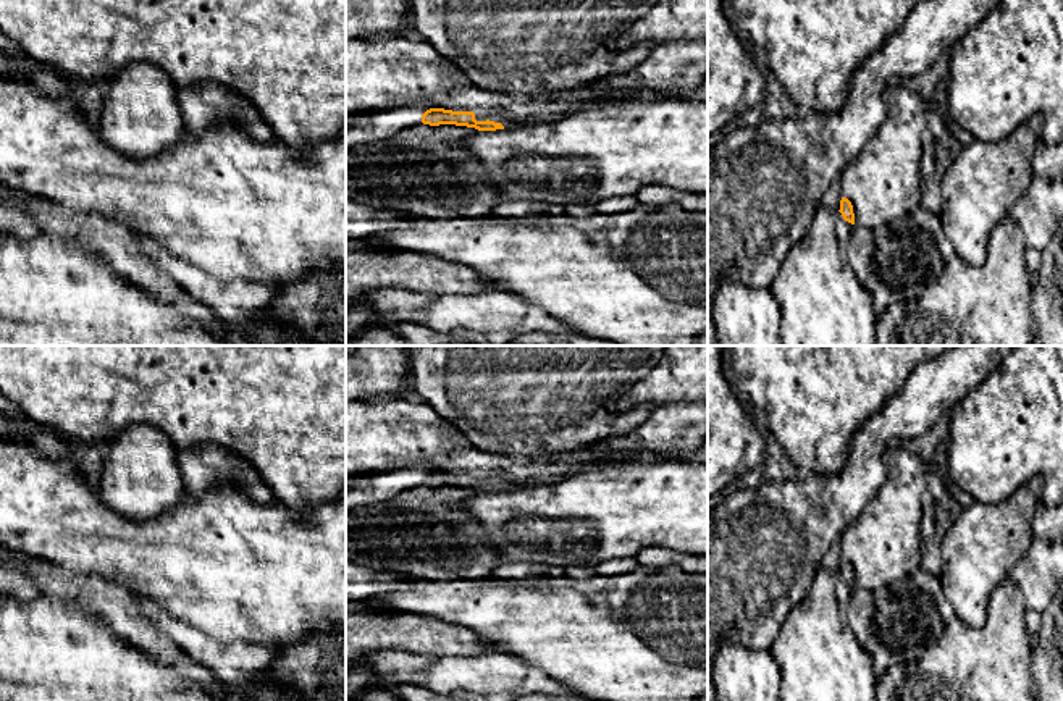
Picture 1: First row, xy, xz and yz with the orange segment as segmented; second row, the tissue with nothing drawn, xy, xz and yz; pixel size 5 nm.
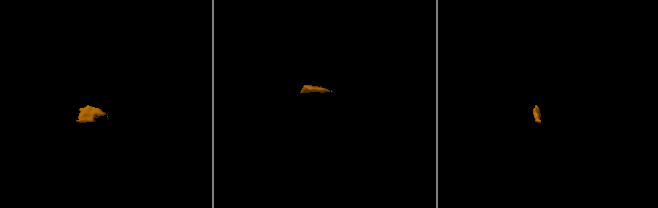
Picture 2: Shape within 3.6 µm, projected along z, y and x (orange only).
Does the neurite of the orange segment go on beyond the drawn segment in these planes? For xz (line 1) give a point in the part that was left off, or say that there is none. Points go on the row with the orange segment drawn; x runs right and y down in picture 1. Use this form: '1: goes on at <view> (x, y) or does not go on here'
1: goes on at xz (540, 112)

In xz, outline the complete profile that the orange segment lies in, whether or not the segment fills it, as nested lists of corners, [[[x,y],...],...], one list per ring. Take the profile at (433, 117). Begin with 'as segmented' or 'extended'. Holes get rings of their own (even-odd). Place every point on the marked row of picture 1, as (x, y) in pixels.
extended | [[[536,102],[532,107],[514,110],[475,110],[452,111],[444,108],[430,108],[422,115],[422,123],[430,126],[456,124],[475,128],[478,131],[512,129],[520,124],[535,124],[553,121],[561,115],[557,105]]]

